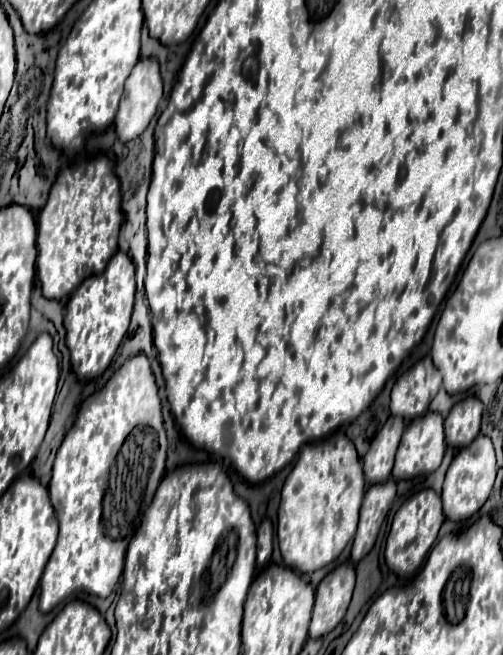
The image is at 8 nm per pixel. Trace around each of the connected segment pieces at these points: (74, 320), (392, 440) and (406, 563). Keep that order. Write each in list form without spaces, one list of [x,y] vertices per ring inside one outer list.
[[[117,251],[111,257],[103,273],[87,277],[71,293],[67,301],[65,329],[67,347],[71,351],[71,367],[79,379],[95,379],[109,367],[121,339],[127,333],[133,311],[133,295],[135,295],[135,265],[131,257],[123,251]]]
[[[391,415],[385,421],[383,429],[371,441],[371,447],[363,457],[363,473],[369,485],[383,483],[389,479],[393,469],[393,457],[395,457],[403,429],[405,429],[403,417]]]
[[[423,489],[415,495],[411,495],[395,513],[389,535],[387,535],[387,547],[385,547],[385,561],[391,571],[397,575],[413,575],[421,567],[423,559],[427,557],[431,545],[437,539],[439,527],[443,523],[443,509],[441,509],[441,497],[433,489]]]

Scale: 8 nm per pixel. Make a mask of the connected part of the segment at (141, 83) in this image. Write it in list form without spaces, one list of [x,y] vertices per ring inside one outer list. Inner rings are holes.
[[[155,57],[139,59],[137,65],[133,67],[131,75],[125,81],[125,91],[119,101],[119,111],[115,117],[117,137],[121,141],[131,141],[131,139],[139,137],[145,131],[145,127],[149,125],[151,117],[155,115],[161,97],[163,97],[163,83],[161,83],[161,75],[159,75],[159,61]]]

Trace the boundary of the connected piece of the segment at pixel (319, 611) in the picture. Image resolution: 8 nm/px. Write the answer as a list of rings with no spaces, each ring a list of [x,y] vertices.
[[[351,561],[341,563],[323,577],[315,591],[315,609],[309,627],[309,637],[317,639],[345,617],[355,587],[355,565]]]

